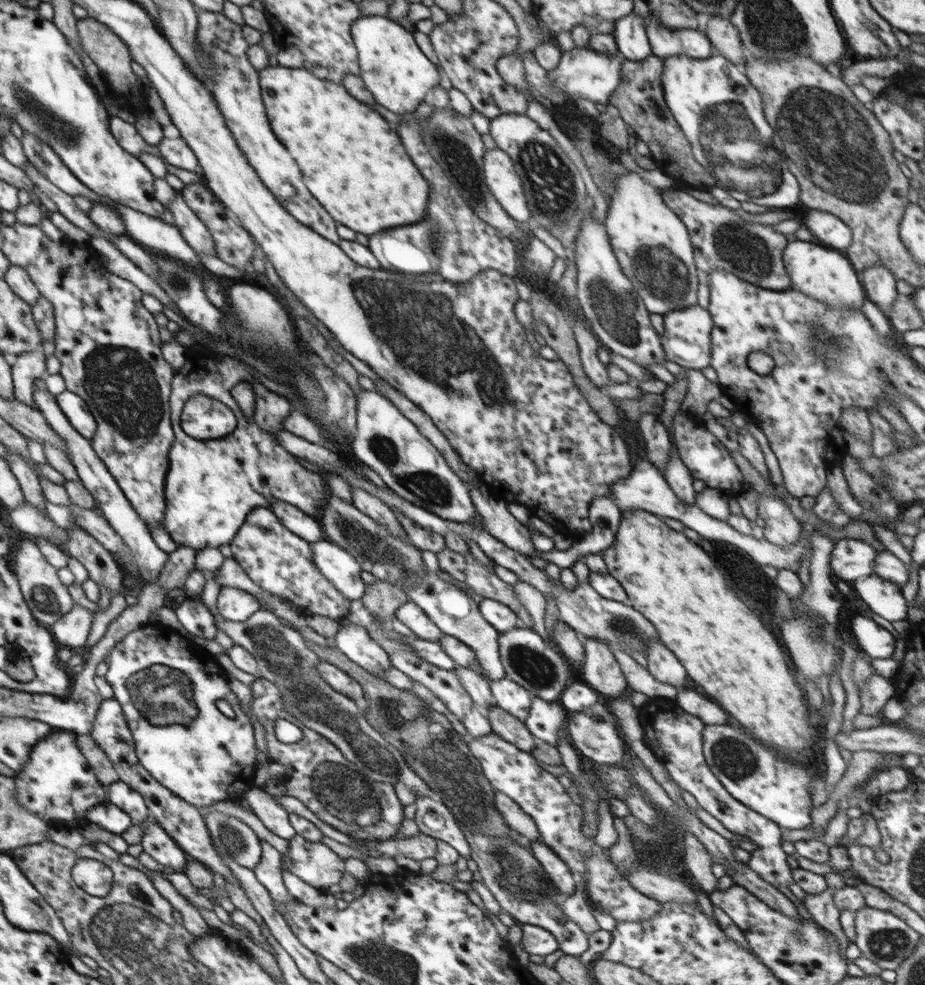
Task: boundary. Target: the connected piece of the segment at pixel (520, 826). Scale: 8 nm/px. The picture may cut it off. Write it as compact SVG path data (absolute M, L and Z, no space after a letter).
M496 791L494 794L494 805L497 811L504 817L506 824L514 831L521 833L526 842L539 840L536 823L528 816L514 800L511 800L506 794Z

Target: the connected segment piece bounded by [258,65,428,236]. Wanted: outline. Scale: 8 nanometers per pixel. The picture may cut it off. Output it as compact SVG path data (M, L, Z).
M269 65L258 74L274 134L300 166L306 188L336 222L370 236L426 216L428 184L378 112L352 98L342 84L317 78L304 68Z

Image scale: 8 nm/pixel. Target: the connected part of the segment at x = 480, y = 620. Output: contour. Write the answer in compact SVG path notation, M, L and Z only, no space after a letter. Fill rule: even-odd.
M432 572L412 589L405 590L405 593L408 601L420 606L444 635L453 636L472 648L488 680L494 681L505 677L499 658L499 632L482 616L477 603L464 587L454 581L444 582Z

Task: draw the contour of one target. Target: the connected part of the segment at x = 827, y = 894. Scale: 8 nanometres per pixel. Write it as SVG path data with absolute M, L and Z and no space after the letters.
M827 886L826 890L820 894L807 894L803 902L807 908L807 912L812 915L812 918L814 918L822 928L835 936L838 943L838 952L847 959L845 952L847 951L850 941L848 937L844 935L844 931L842 931L842 927L840 926L840 911L834 904L834 891L835 888L833 886Z

